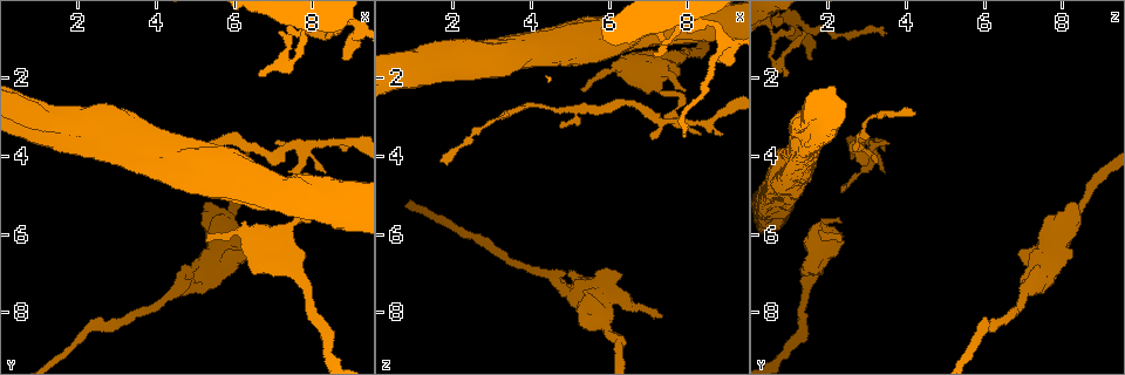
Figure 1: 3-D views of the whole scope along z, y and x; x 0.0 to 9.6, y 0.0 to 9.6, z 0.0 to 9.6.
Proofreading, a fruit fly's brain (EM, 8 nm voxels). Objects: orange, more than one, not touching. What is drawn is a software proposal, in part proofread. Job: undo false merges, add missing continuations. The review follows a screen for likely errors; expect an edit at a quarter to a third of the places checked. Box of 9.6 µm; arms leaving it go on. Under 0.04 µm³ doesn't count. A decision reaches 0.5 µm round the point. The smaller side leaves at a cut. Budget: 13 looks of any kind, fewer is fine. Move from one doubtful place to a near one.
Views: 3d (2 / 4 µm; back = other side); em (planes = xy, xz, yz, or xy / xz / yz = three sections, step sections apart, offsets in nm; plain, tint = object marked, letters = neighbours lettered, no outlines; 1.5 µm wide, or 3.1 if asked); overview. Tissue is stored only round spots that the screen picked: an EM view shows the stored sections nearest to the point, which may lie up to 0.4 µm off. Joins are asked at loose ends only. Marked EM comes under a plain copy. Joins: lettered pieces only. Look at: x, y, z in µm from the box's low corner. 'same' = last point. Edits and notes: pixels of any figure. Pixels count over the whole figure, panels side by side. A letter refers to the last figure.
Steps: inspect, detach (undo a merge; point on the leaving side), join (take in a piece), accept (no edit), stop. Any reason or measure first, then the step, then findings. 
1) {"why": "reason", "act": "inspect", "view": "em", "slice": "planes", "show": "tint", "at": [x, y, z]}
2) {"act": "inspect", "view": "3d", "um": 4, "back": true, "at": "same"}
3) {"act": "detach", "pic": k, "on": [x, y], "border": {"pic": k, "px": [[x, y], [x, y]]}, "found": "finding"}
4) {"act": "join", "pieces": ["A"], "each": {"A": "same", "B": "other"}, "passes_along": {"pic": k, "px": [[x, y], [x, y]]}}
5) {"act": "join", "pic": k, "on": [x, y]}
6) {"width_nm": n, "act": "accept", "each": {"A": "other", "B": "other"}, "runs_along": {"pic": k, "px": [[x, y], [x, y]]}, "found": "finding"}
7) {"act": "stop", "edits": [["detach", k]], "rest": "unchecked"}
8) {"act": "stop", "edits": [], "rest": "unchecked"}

{"why": "thick turns thin", "act": "inspect", "view": "3d", "um": 2, "at": [7.80, 7.25, 1.45]}

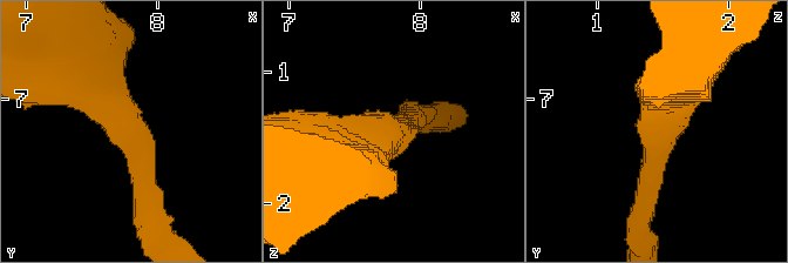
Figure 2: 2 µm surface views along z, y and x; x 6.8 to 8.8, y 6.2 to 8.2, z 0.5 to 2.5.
{"why": "need the tissue", "act": "inspect", "view": "em", "slice": "planes", "show": "letters", "at": [7.80, 7.28, 1.44]}

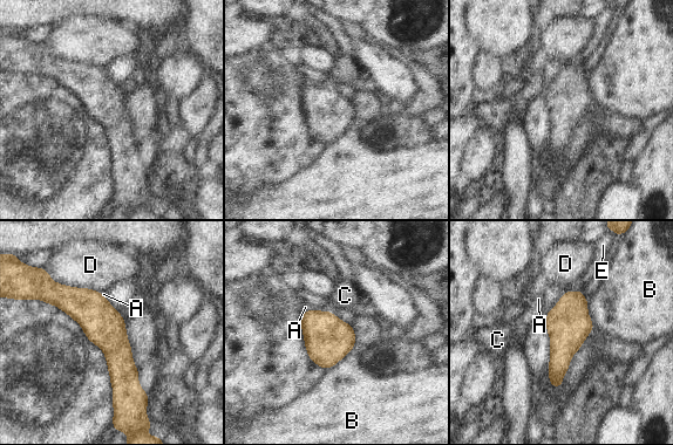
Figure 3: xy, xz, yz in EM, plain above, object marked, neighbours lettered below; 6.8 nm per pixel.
{"width_nm": 280, "act": "accept", "each": {"A": "other", "B": "other", "C": "other", "D": "other", "E": "other"}, "border": {"pic": 3, "px": [[582, 288], [565, 292], [548, 312]]}, "found": "all the same neuron"}

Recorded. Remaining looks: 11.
{"why": "branch stops here", "act": "inspect", "view": "em", "slice": "yz", "step": 4, "show": "letters", "at": [7.10, 3.70, 3.45]}

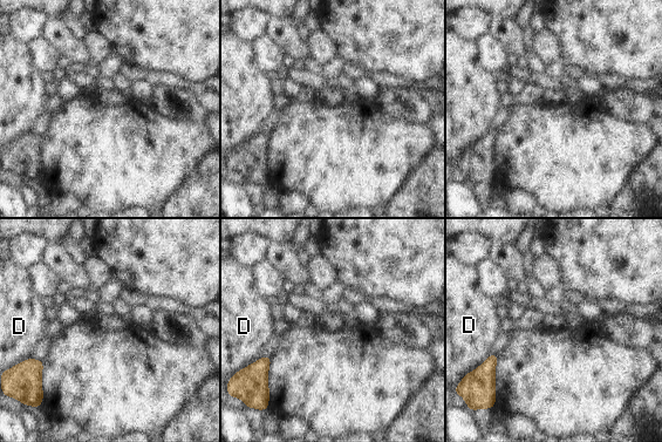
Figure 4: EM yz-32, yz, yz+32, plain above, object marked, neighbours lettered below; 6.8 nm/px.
{"act": "inspect", "view": "em", "slice": "planes", "show": "letters", "at": "same"}

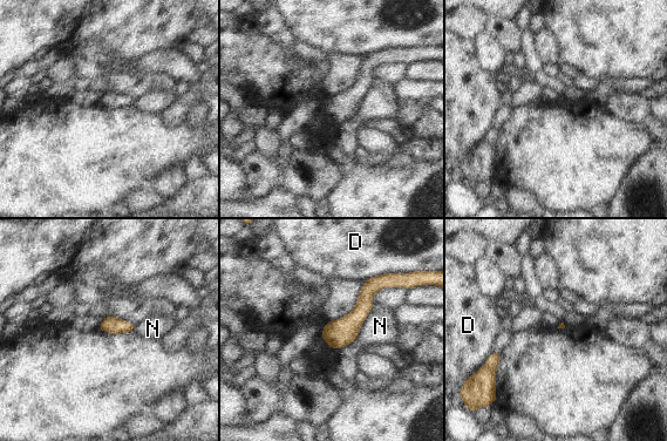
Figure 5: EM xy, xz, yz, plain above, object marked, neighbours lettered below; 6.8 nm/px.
{"act": "accept", "each": {"D": "other", "N": "other"}, "border": {"pic": 5, "px": [[373, 307], [358, 336], [337, 350]]}, "found": "no lettered piece goes on from it"}

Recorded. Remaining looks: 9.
{"why": "free end", "act": "inspect", "view": "em", "slice": "planes", "show": "tint", "at": [5.35, 6.25, 2.25]}

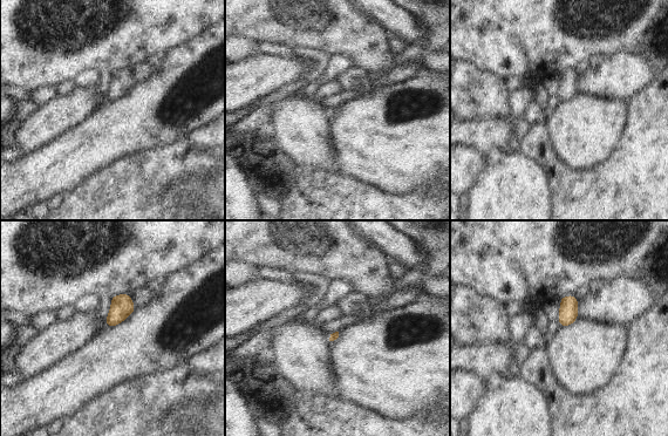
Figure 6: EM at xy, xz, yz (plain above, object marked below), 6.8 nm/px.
{"why": "what lies round it", "act": "inspect", "view": "em", "slice": "planes", "show": "letters", "at": "same"}

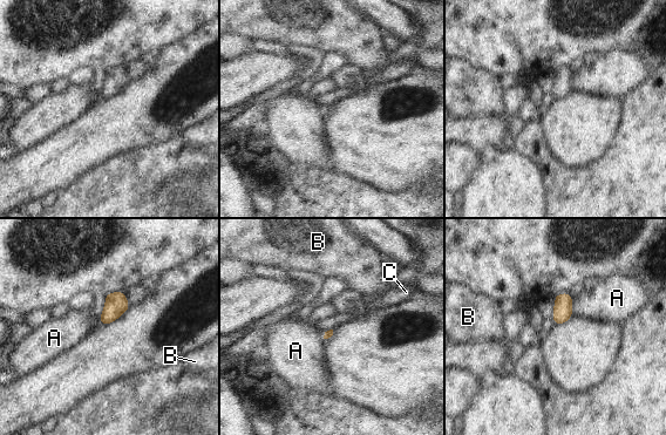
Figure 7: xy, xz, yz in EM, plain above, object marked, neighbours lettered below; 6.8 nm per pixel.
{"act": "accept", "each": {"A": "other", "B": "other", "C": "other"}, "border": {"pic": 7, "px": [[571, 300], [572, 314]]}, "found": "no lettered piece goes on from it"}

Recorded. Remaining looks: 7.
{"why": "long arm stops here", "act": "inspect", "view": "3d", "um": 4, "at": [1.75, 2.80, 4.20]}

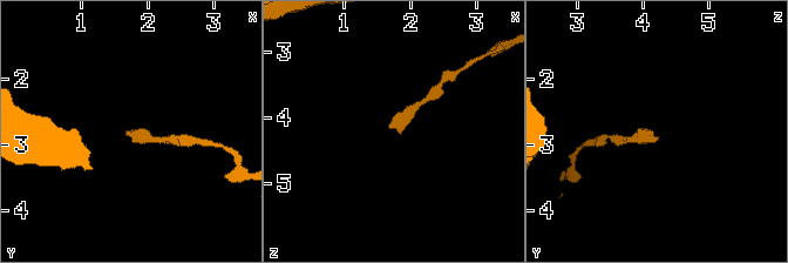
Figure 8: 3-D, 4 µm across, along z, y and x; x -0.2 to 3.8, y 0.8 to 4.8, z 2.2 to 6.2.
{"why": "now the EM", "act": "inspect", "view": "em", "slice": "yz", "step": 4, "show": "letters", "at": [1.70, 2.80, 4.15]}

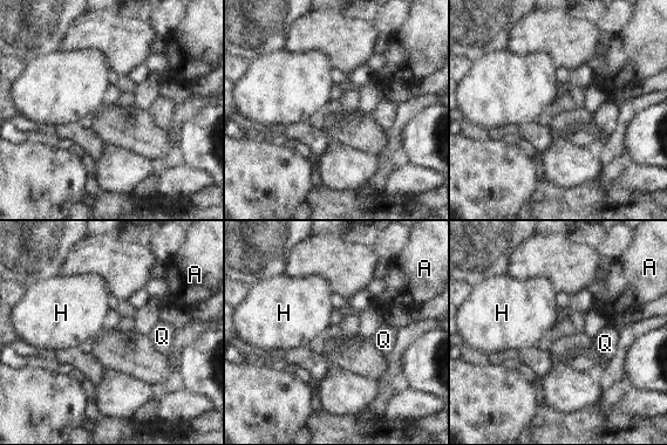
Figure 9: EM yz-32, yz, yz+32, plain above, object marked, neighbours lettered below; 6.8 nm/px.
{"why": "another direction", "act": "inspect", "view": "em", "slice": "planes", "show": "letters", "at": "same"}

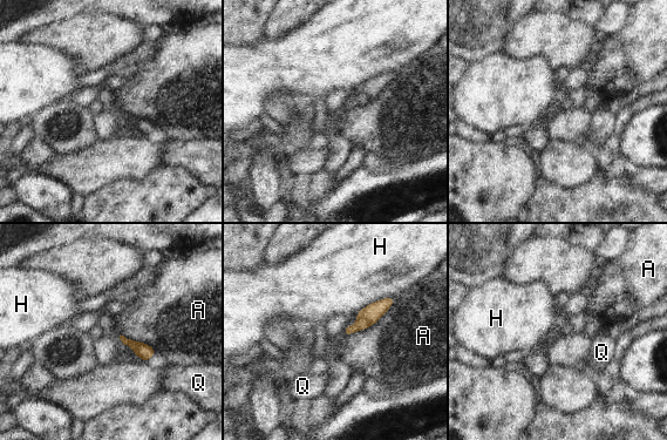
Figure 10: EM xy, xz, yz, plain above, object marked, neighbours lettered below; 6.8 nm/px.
{"width_nm": 100, "act": "accept", "each": {"A": "other", "H": "other", "Q": "other"}, "runs_along": {"pic": 10, "px": [[389, 300], [358, 326], [347, 331]]}, "found": "none of them fits"}

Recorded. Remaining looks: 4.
{"why": "end of a long branch", "act": "inspect", "view": "3d", "um": 2, "at": [7.85, 0.85, 3.45]}

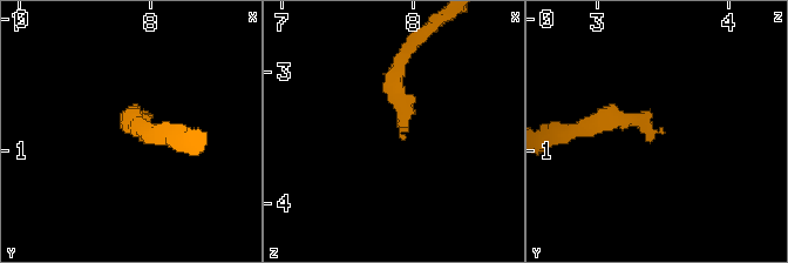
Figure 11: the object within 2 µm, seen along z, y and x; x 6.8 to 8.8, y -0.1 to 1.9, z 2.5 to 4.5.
{"act": "inspect", "view": "em", "slice": "xy", "step": 8, "show": "letters", "at": [7.90, 0.84, 3.48]}

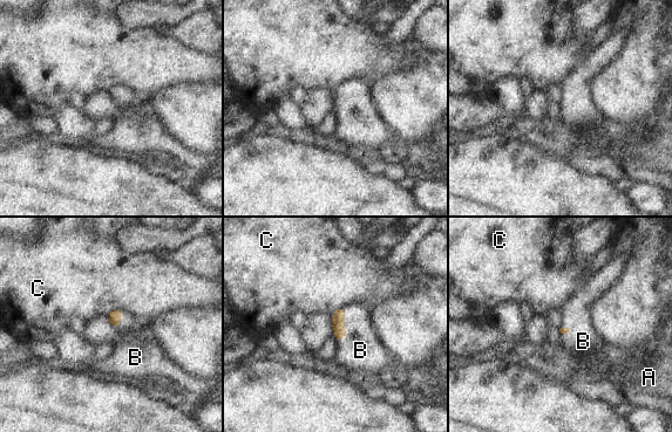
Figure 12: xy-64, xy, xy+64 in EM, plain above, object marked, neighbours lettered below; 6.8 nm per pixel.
{"act": "join", "pic": 12, "on": [360, 350], "each": {"A": "other", "B": "same", "C": "other"}, "passes_along": {"pic": 12, "px": [[338, 321], [344, 324], [360, 350]]}, "found": "the neuron continues"}

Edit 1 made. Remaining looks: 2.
{"act": "stop", "edits": [["join", 12]], "rest": "unchecked"}

